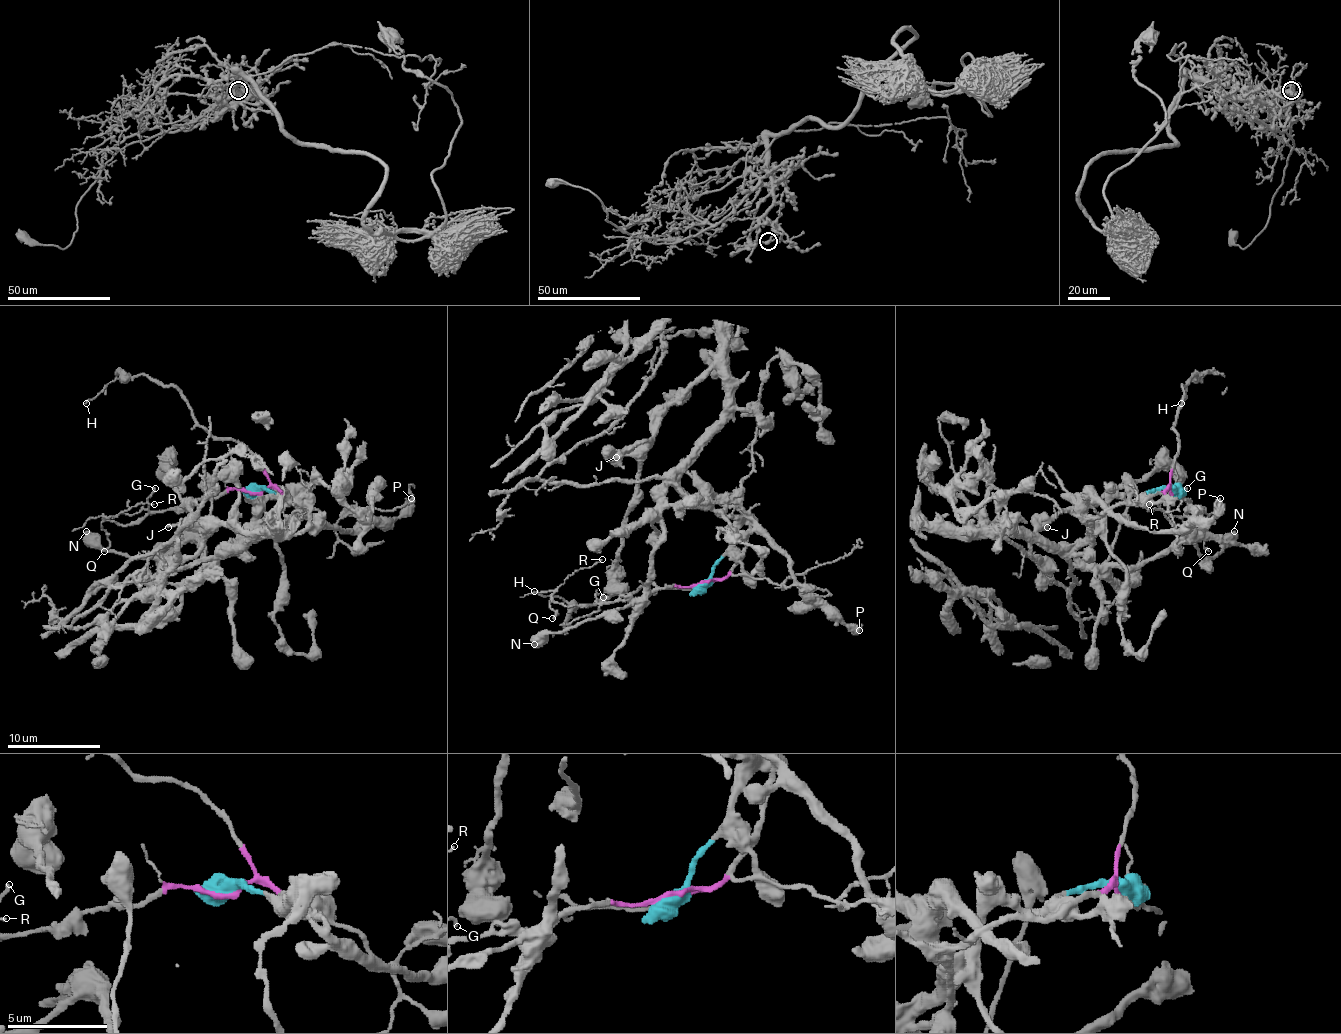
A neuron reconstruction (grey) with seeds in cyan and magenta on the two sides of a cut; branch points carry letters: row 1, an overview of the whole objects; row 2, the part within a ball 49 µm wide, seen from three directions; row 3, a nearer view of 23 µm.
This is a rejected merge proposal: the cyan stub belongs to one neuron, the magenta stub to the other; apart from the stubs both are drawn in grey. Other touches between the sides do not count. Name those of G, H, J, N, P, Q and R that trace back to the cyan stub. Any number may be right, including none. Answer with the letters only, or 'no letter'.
J, N, P

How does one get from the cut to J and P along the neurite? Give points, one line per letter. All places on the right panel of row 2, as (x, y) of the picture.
J: (1171, 490), (1110, 500), (1078, 544), (958, 535), (998, 526), (1031, 535), (1042, 523), (1047, 528)
P: (1171, 490), (1152, 488), (1134, 500), (1115, 497), (1106, 504), (1150, 530), (1185, 530), (1204, 526), (1220, 497)

